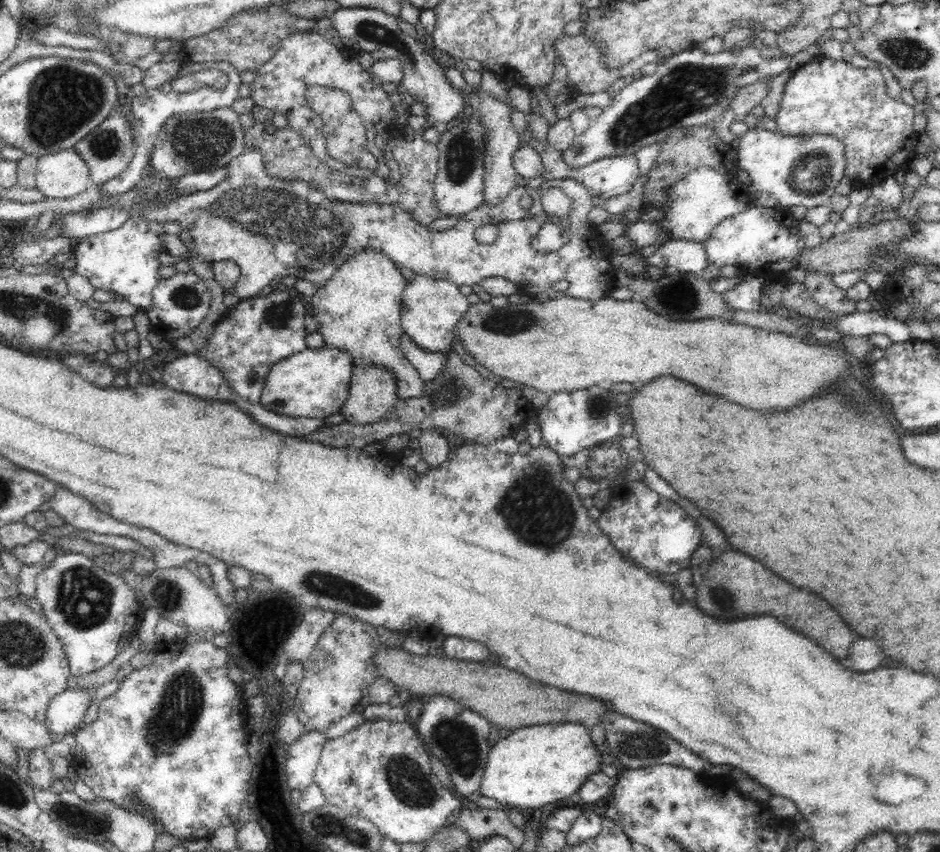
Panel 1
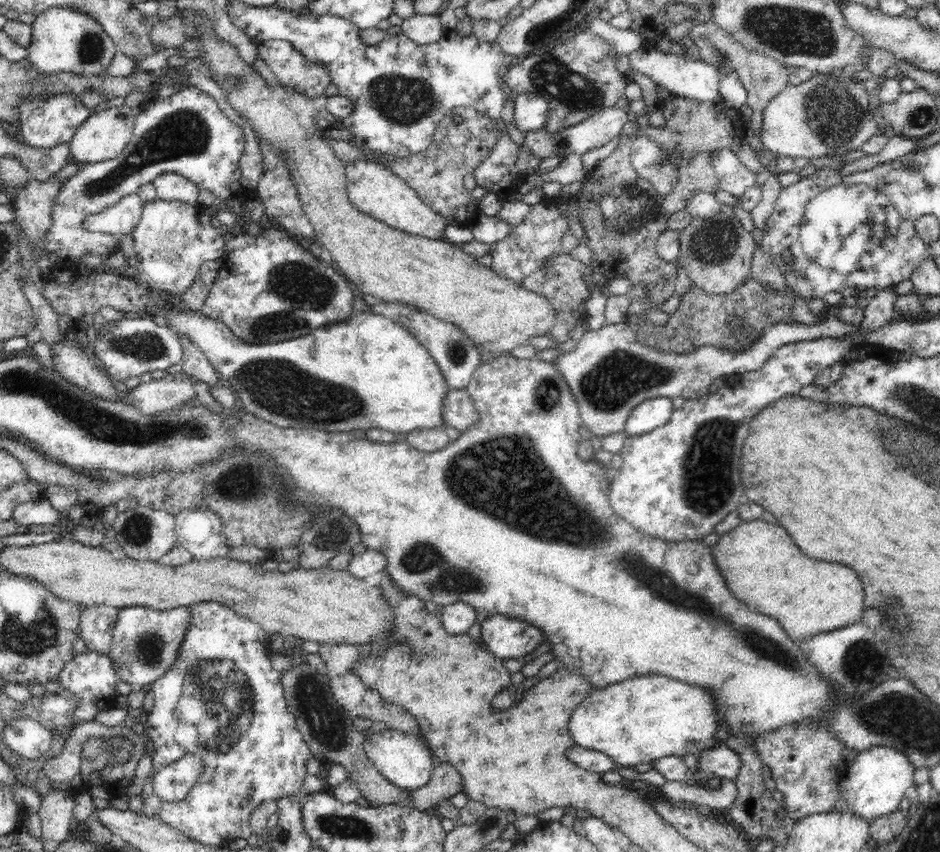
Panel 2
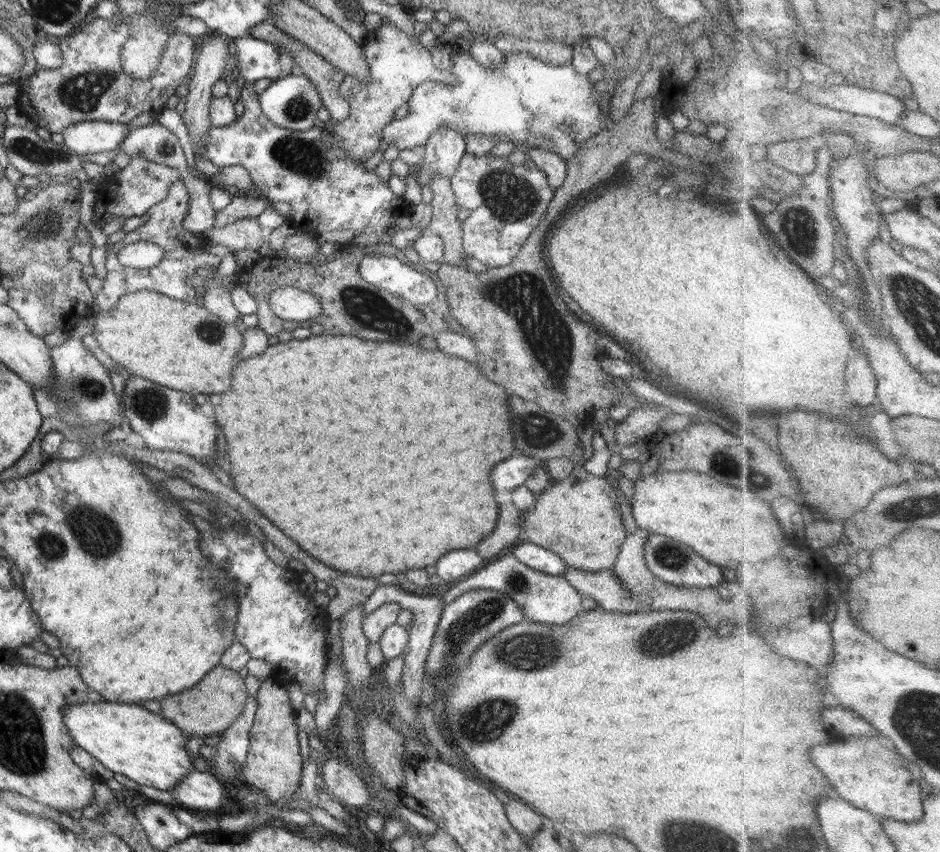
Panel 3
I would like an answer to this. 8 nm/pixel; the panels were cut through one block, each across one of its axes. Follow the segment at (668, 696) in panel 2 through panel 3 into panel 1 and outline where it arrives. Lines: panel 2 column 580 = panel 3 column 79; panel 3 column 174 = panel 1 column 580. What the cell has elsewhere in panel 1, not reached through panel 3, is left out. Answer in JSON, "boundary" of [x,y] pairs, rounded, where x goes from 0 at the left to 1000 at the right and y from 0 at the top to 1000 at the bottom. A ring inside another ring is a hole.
{"boundary":[[[598,847],[596,850],[572,850],[546,856],[546,858],[538,864],[538,866],[531,867],[530,871],[522,876],[521,883],[519,884],[517,891],[515,908],[513,910],[513,915],[510,920],[511,932],[526,938],[528,941],[534,945],[540,945],[543,950],[552,948],[555,954],[561,957],[564,957],[566,953],[576,948],[577,946],[603,938],[612,930],[615,930],[615,926],[619,923],[619,919],[623,917],[629,908],[638,906],[636,898],[640,896],[639,884],[632,878],[632,872],[630,872],[630,867],[628,866],[628,856],[628,852],[617,852],[617,850],[613,850],[612,847],[606,847],[606,850],[604,850],[604,847]]]}

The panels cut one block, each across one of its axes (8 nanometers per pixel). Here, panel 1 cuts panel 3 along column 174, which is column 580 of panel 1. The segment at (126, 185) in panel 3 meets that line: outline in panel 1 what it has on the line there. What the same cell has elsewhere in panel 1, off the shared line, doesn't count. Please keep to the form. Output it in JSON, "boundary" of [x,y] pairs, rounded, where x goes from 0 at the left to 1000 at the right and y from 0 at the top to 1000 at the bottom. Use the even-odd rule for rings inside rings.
{"boundary":[[[562,153],[560,163],[562,165],[561,171],[566,173],[568,177],[573,178],[577,184],[577,191],[579,191],[579,197],[577,197],[577,207],[580,210],[603,210],[609,209],[617,215],[621,215],[626,219],[626,227],[628,230],[635,229],[643,235],[660,230],[665,225],[668,225],[674,212],[679,209],[681,204],[681,195],[679,195],[679,188],[676,181],[662,182],[662,183],[644,183],[634,190],[630,190],[621,197],[615,197],[611,200],[599,189],[599,180],[595,176],[589,176],[583,167],[574,168],[568,163],[568,158]]]}

